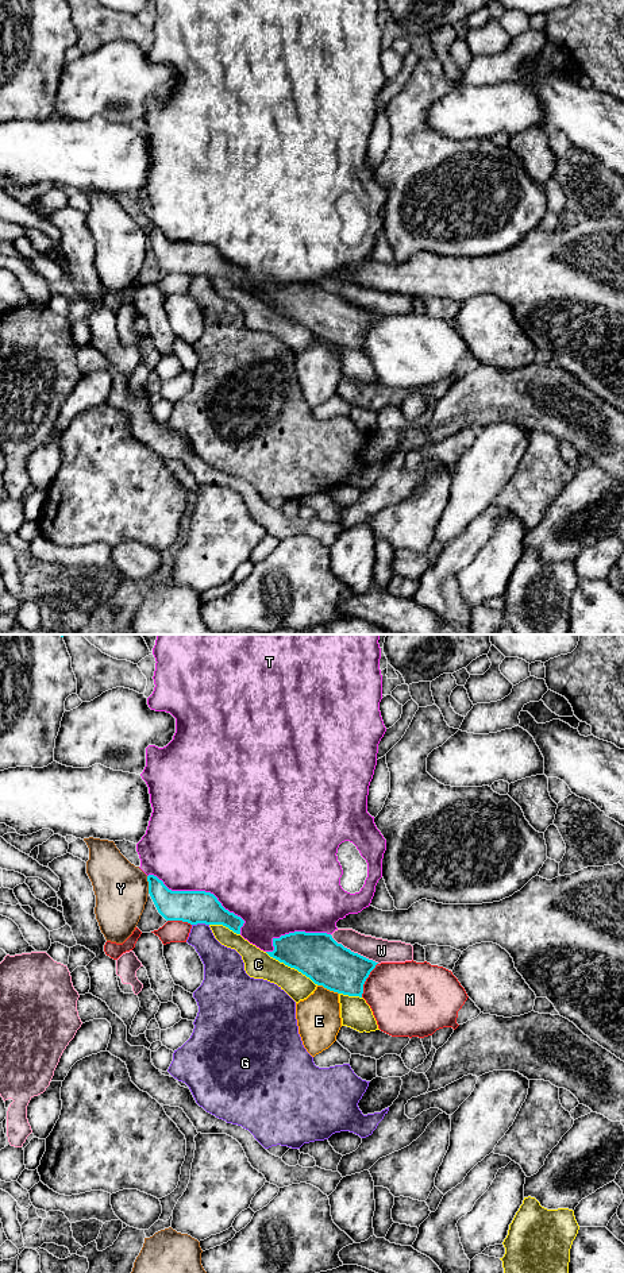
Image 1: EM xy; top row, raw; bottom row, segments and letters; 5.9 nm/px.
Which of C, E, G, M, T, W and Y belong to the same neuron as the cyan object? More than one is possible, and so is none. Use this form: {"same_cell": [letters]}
{"same_cell": []}

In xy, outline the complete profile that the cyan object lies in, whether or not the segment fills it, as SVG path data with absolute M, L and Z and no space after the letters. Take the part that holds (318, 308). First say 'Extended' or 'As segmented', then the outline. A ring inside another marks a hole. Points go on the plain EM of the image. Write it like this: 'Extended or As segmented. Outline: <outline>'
As segmented. Outline: M294 283L273 290L270 309L297 321L315 336L348 347L363 346L363 336L378 315L351 304L327 285Z

